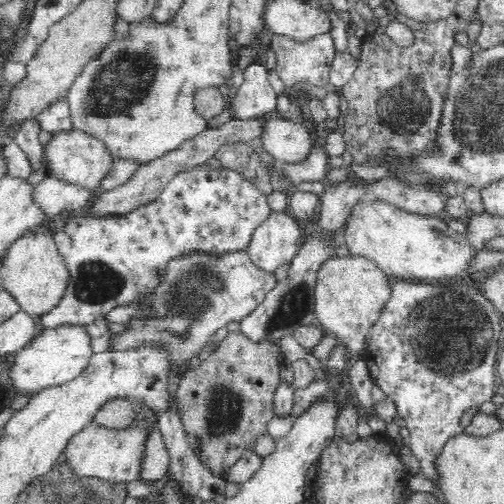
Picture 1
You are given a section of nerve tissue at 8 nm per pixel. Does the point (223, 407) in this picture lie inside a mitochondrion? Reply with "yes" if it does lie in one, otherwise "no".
yes

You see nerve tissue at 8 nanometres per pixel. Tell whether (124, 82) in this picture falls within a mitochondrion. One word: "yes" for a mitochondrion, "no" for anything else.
yes

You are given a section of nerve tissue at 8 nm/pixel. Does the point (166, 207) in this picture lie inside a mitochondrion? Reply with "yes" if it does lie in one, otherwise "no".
no

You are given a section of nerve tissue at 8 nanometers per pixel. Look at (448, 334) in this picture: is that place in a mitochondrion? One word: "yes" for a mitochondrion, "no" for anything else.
yes

